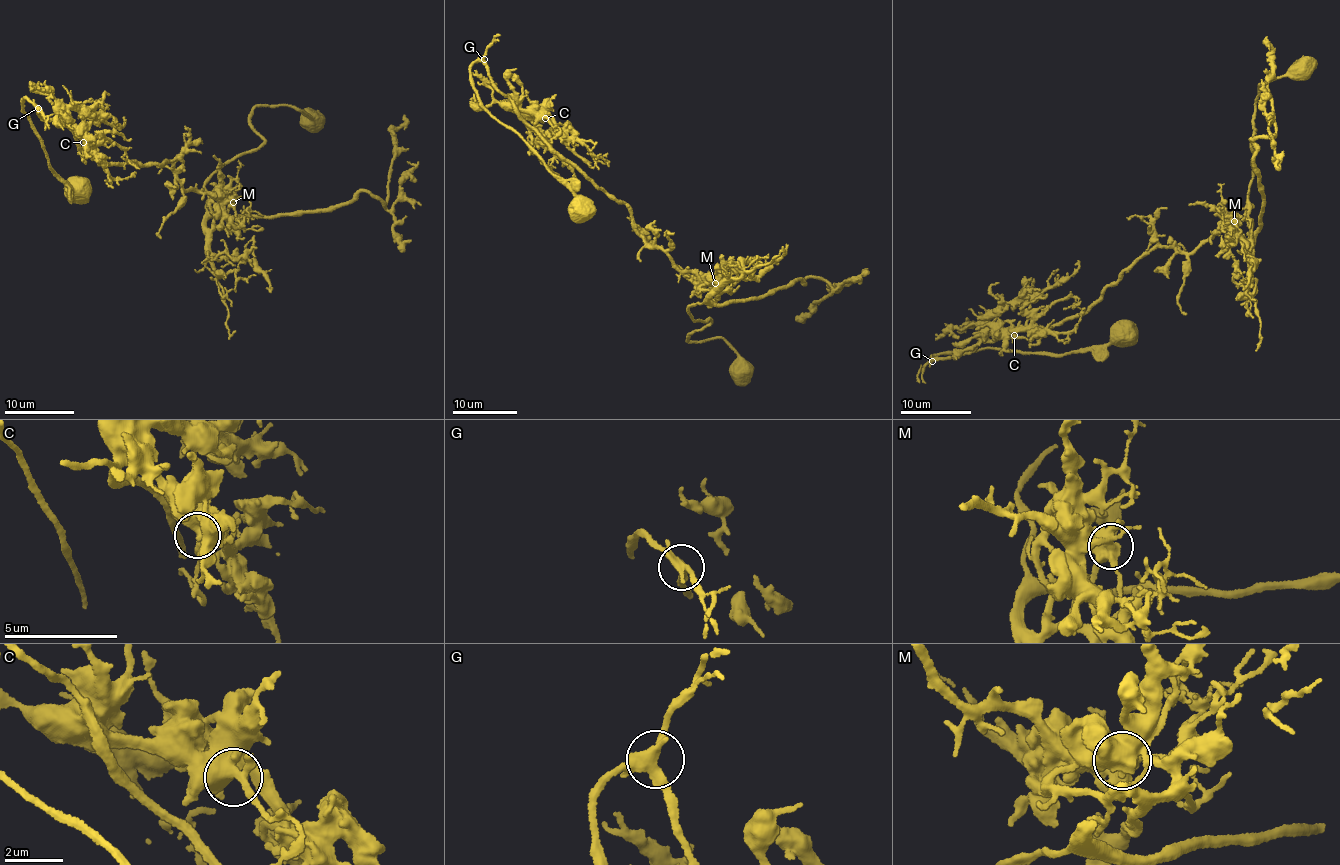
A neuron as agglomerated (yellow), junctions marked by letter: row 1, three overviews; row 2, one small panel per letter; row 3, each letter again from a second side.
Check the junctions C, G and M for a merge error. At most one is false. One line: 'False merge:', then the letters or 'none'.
False merge: M

